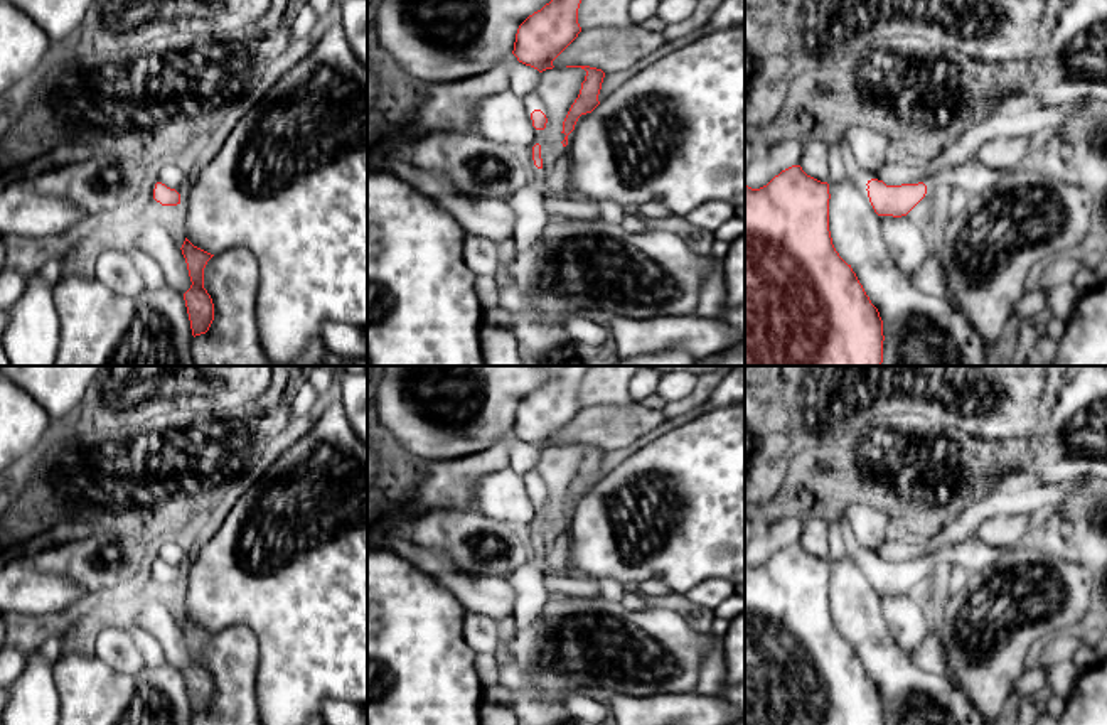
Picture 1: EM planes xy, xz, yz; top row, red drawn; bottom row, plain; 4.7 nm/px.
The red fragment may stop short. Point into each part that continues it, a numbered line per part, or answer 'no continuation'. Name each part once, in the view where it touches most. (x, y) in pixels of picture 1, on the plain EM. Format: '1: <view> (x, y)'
no continuation

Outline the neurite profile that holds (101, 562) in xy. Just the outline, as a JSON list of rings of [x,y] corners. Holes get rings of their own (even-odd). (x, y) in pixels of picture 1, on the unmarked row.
[[[94,521],[94,531],[86,538],[44,548],[30,561],[42,573],[72,580],[86,590],[89,602],[93,602],[118,593],[121,585],[138,570],[142,553],[143,546],[135,531],[125,526],[108,528],[101,521]]]

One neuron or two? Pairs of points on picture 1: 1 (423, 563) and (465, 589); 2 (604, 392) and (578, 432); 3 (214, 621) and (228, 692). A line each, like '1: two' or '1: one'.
1: one
2: two
3: two

